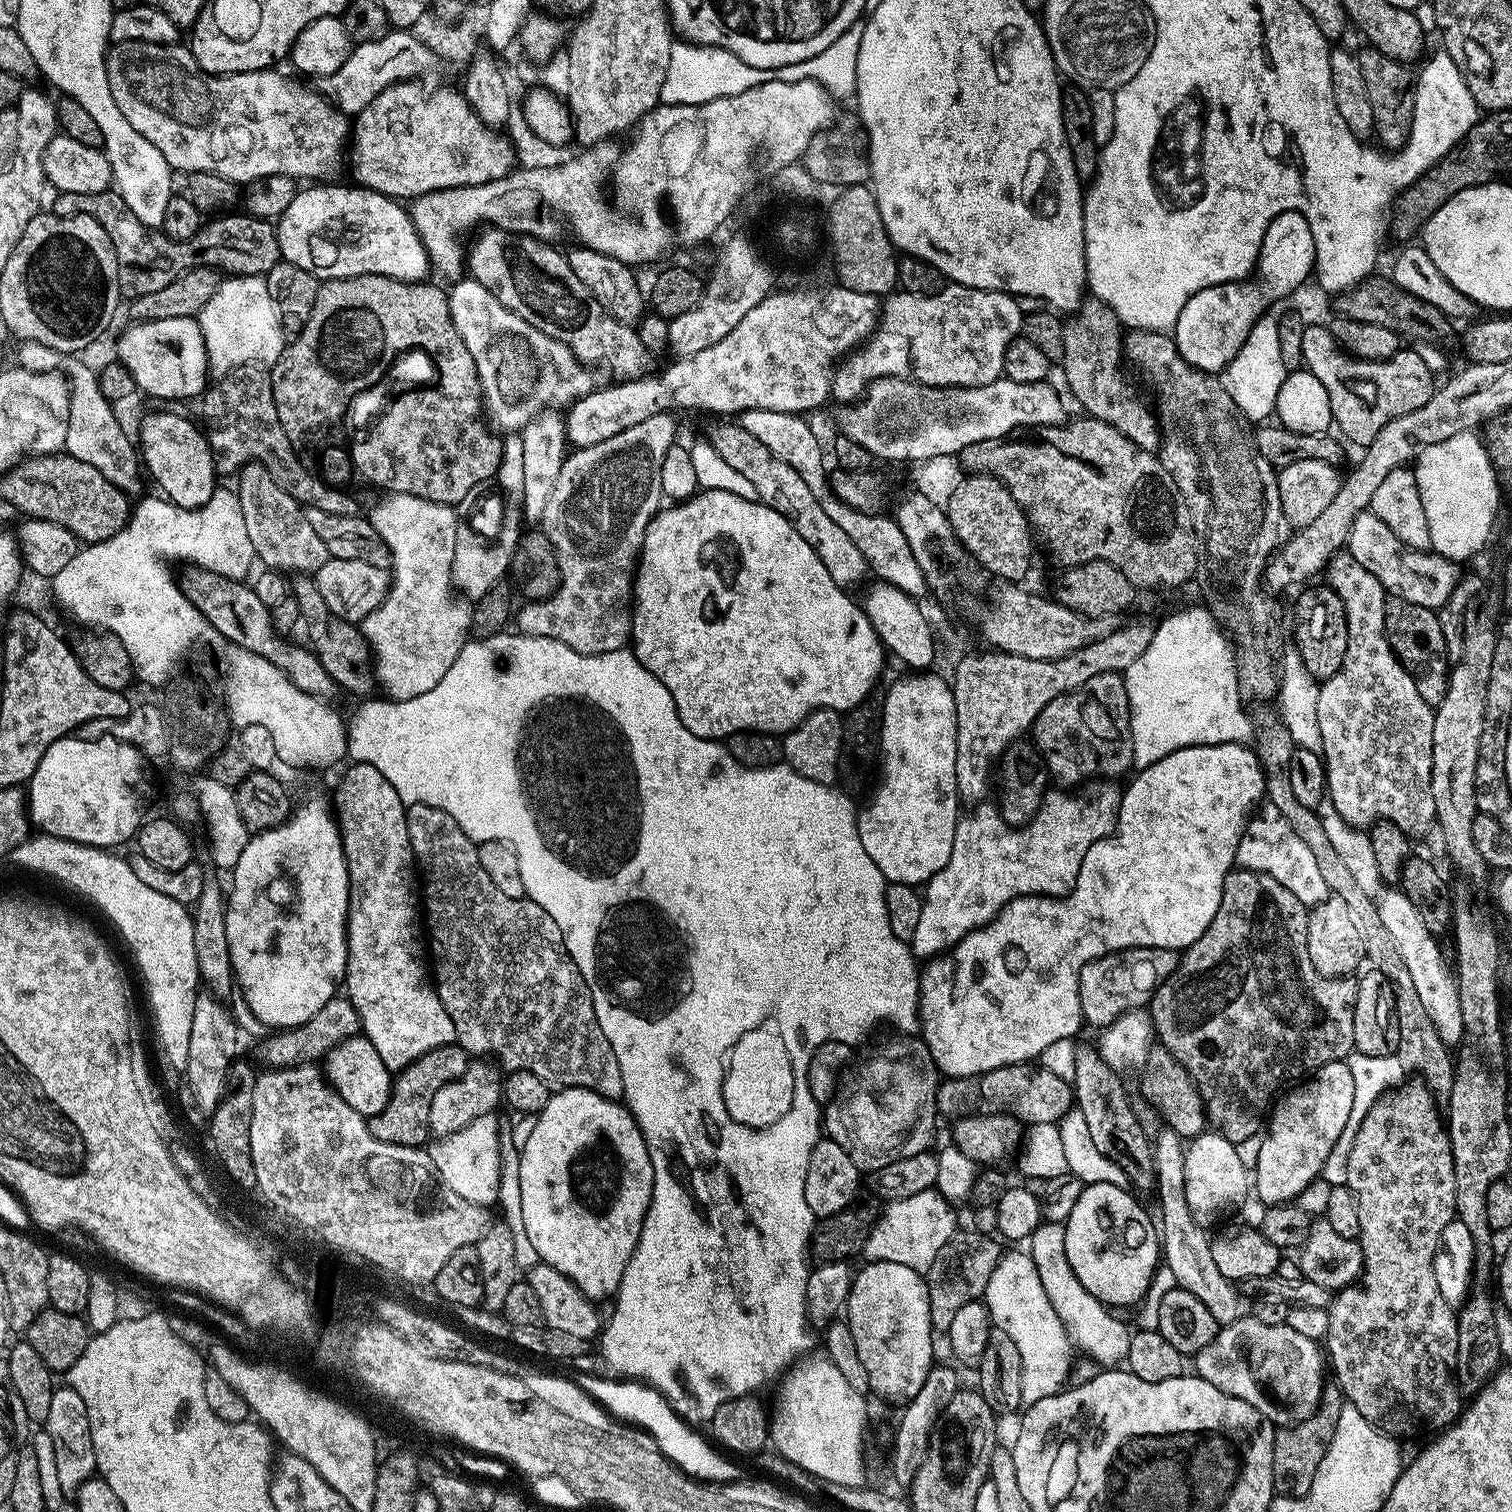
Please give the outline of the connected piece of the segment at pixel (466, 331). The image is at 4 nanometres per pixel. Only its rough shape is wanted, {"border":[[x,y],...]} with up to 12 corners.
{"border":[[461,278],[448,309],[489,425],[597,391],[562,342]]}

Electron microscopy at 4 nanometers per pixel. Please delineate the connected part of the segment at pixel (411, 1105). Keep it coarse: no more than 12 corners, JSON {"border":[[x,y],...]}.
{"border":[[447,1044],[395,1073],[368,1120],[374,1138],[419,1148],[430,1102],[466,1074],[468,1051]]}

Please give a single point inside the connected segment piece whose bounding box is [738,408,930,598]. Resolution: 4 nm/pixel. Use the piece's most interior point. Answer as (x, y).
(787, 435)

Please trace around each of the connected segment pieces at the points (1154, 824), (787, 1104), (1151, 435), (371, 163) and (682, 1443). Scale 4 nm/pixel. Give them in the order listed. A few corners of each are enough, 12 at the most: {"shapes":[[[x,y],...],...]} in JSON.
{"shapes":[[[1244,744],[1139,769],[1063,898],[920,973],[937,1073],[1082,1028],[1082,966],[1183,950],[1265,799]],[[742,1036],[718,1053],[727,1113],[775,1127],[794,1096],[787,1047]],[[1092,302],[1064,326],[1064,380],[1091,419],[1139,448],[1157,417],[1124,381],[1125,333]],[[401,80],[350,136],[357,185],[411,202],[513,171],[463,91]],[[577,1375],[618,1420],[655,1438],[703,1483],[737,1483],[741,1468],[692,1430],[659,1389]]]}

